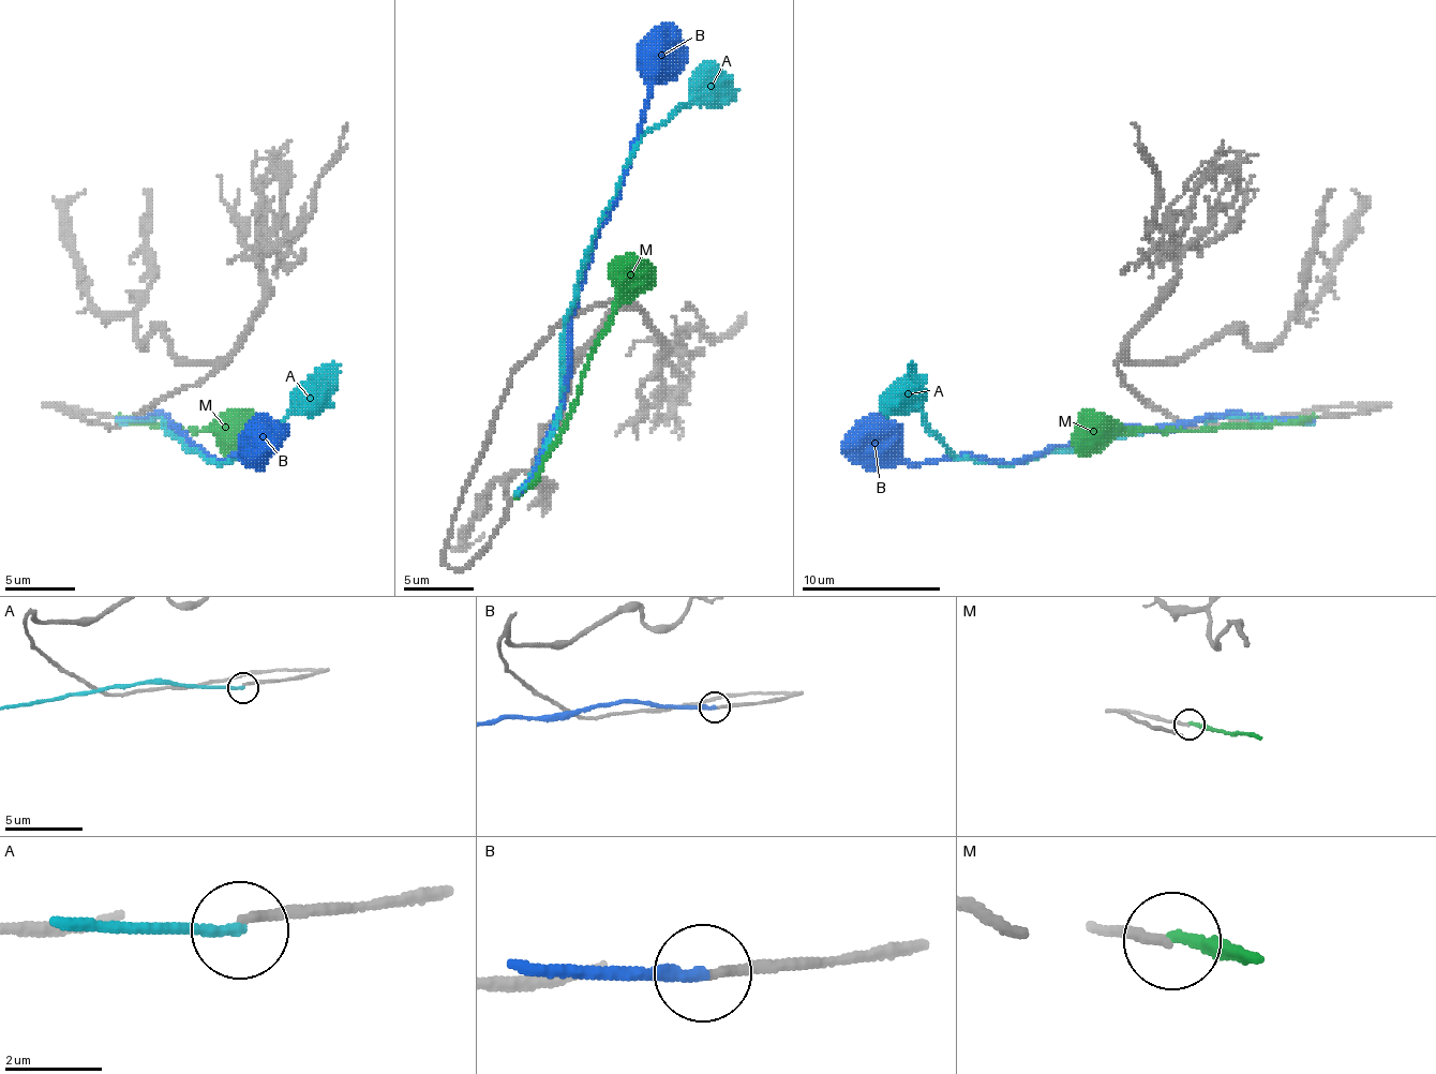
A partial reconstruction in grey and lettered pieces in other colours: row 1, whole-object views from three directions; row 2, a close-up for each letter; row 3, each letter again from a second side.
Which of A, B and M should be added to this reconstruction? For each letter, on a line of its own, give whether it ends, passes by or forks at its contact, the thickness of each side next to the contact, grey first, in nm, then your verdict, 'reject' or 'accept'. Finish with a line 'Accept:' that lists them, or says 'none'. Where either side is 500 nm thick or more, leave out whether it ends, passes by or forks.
A: it ends | 180/240 nm | accept
B: it ends | 190/240 nm | reject
M: it ends | 200/240 nm | reject
Accept: A

